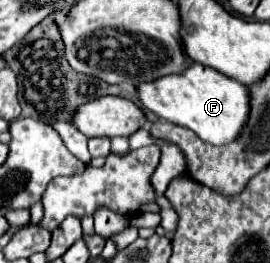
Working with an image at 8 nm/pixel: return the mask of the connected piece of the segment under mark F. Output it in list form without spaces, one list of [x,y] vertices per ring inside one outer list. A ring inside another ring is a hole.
[[[200,63],[188,67],[182,75],[166,75],[152,83],[138,85],[138,95],[146,109],[170,123],[192,129],[210,145],[230,145],[236,141],[244,125],[248,125],[248,113],[252,109],[246,85]]]

